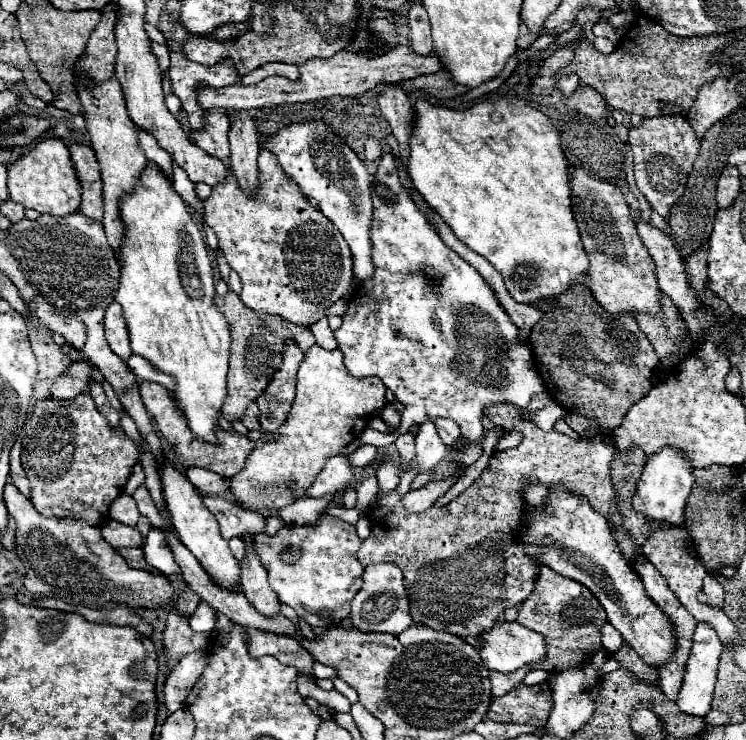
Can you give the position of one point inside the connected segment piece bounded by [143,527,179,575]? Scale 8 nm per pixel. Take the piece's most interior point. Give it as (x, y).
(157, 552)

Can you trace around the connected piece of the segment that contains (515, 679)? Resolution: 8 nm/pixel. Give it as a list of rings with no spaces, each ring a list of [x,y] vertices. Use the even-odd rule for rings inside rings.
[[[521,669],[521,671],[515,671],[515,673],[497,673],[497,671],[491,671],[491,693],[493,693],[493,697],[501,697],[501,695],[507,695],[513,687],[517,687],[521,681],[523,681],[523,677],[525,677],[525,673],[527,673],[529,669]]]

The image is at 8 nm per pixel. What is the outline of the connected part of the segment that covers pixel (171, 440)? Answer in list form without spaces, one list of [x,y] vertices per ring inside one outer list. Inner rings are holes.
[[[141,381],[139,393],[141,393],[141,399],[143,399],[147,411],[155,419],[157,429],[167,439],[169,447],[177,453],[177,457],[185,469],[203,467],[203,469],[209,469],[223,477],[233,477],[237,471],[241,471],[241,467],[245,467],[245,459],[247,459],[249,451],[255,447],[255,443],[247,435],[219,431],[217,445],[201,443],[201,439],[193,439],[193,435],[189,435],[189,429],[185,427],[185,419],[181,419],[181,411],[177,411],[177,407],[173,407],[173,403],[169,403],[169,391],[163,385],[151,383],[151,381]]]

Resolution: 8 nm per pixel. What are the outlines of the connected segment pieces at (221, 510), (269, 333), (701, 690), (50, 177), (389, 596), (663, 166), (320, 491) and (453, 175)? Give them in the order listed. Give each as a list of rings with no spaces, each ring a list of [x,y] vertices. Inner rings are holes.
[[[203,497],[203,503],[219,521],[223,539],[241,537],[245,533],[257,535],[257,533],[265,533],[267,529],[267,517],[263,517],[261,513],[245,511],[223,497]]]
[[[227,291],[225,295],[217,295],[215,303],[225,313],[225,317],[229,319],[229,327],[231,327],[231,359],[229,359],[229,375],[227,375],[229,397],[225,401],[225,407],[223,407],[223,417],[233,423],[233,421],[241,421],[245,415],[245,419],[241,423],[249,431],[259,429],[261,427],[261,423],[259,423],[261,413],[253,401],[257,401],[257,397],[263,395],[263,391],[271,383],[273,375],[279,371],[283,349],[293,341],[299,345],[299,349],[303,353],[307,353],[309,347],[315,345],[315,337],[313,337],[309,327],[289,323],[279,315],[251,311],[241,301],[241,297],[233,291]],[[245,409],[247,409],[247,413],[245,413]]]
[[[699,621],[695,635],[693,635],[693,647],[691,647],[691,655],[689,655],[689,661],[687,661],[687,667],[685,667],[685,679],[683,679],[683,687],[679,691],[679,701],[677,701],[677,705],[683,713],[705,717],[711,711],[721,651],[723,651],[723,645],[721,645],[717,631],[709,623]]]
[[[57,137],[43,139],[27,155],[23,155],[13,165],[9,165],[7,187],[11,201],[21,203],[23,207],[31,207],[39,213],[63,217],[75,213],[81,205],[81,185],[77,181],[69,147],[65,145],[65,141]]]
[[[369,565],[363,573],[363,587],[351,601],[351,627],[365,633],[401,633],[413,621],[409,617],[409,601],[403,589],[403,573],[391,565]]]
[[[661,115],[641,121],[641,125],[629,129],[629,143],[635,157],[635,183],[651,203],[651,207],[667,217],[673,203],[683,195],[687,175],[699,153],[699,139],[685,117]]]
[[[341,453],[331,455],[305,495],[335,497],[337,493],[343,493],[353,483],[353,477],[355,477],[355,467],[351,465],[349,455],[341,455]]]
[[[521,97],[499,99],[499,101],[483,101],[483,103],[477,103],[475,107],[465,109],[465,111],[435,107],[435,105],[429,105],[427,101],[417,101],[415,113],[417,113],[417,117],[415,117],[415,129],[413,129],[413,137],[411,137],[411,157],[409,157],[409,175],[411,175],[413,185],[423,195],[423,199],[441,215],[441,219],[453,229],[455,237],[459,241],[463,241],[475,253],[483,255],[503,275],[505,287],[513,295],[513,299],[517,299],[519,303],[533,303],[539,297],[557,297],[557,295],[565,293],[581,277],[587,275],[589,259],[587,259],[587,253],[583,249],[579,227],[577,227],[577,221],[573,215],[573,205],[571,205],[569,163],[567,163],[563,149],[561,149],[559,131],[555,129],[555,125],[551,123],[551,119],[547,115],[529,107],[527,101]]]

